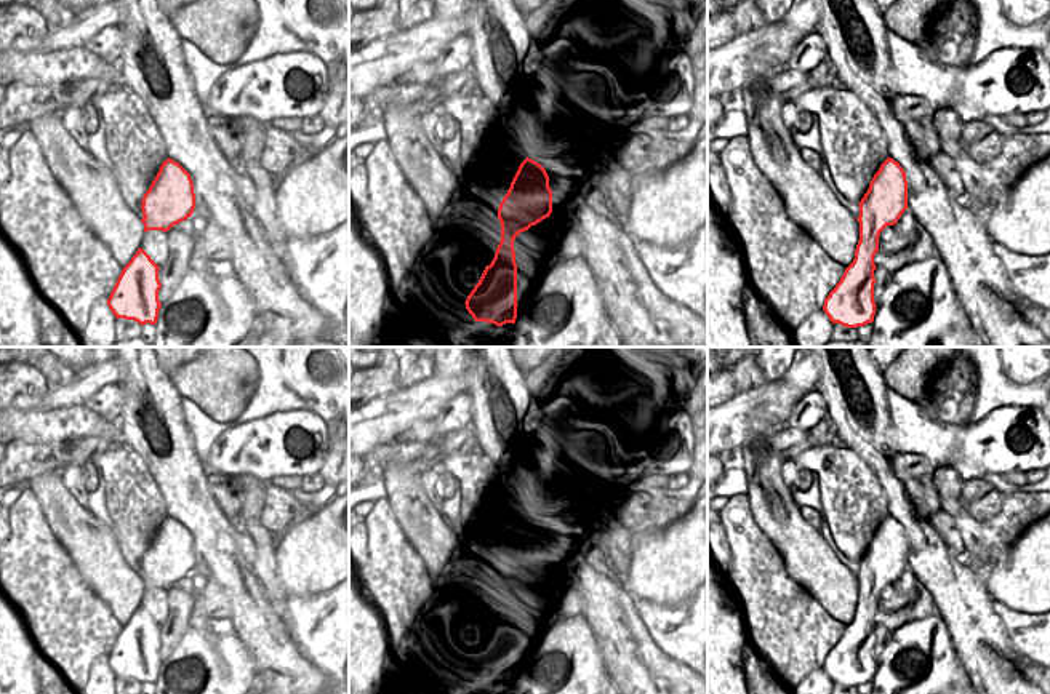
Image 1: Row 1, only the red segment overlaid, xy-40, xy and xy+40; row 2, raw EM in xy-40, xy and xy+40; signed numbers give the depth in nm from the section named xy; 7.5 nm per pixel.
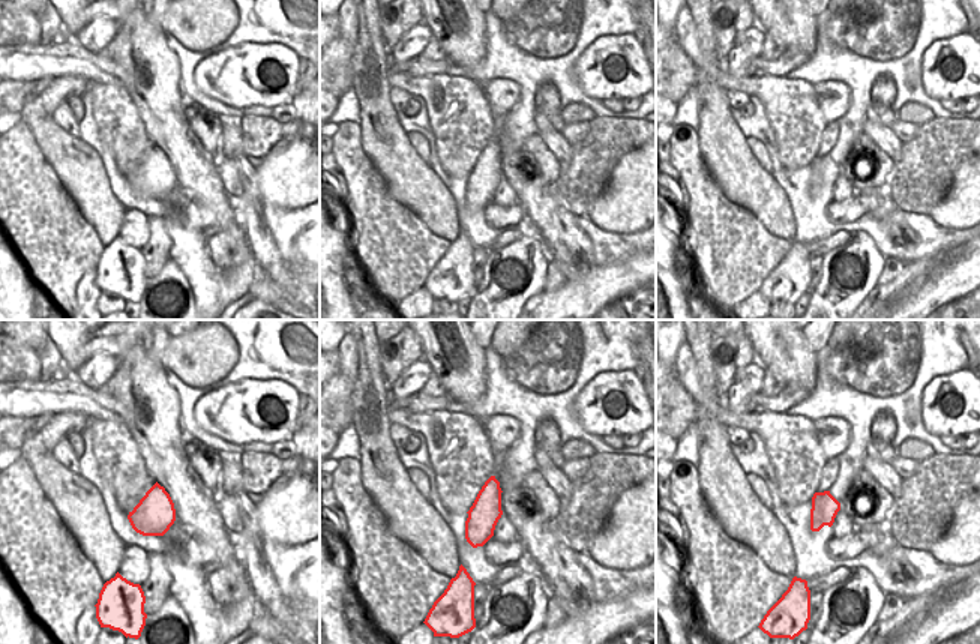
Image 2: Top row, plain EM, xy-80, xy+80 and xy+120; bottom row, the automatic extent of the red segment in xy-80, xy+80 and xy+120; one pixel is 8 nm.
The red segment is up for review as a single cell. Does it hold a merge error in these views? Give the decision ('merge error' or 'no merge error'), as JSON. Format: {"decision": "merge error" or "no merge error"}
{"decision": "no merge error"}

